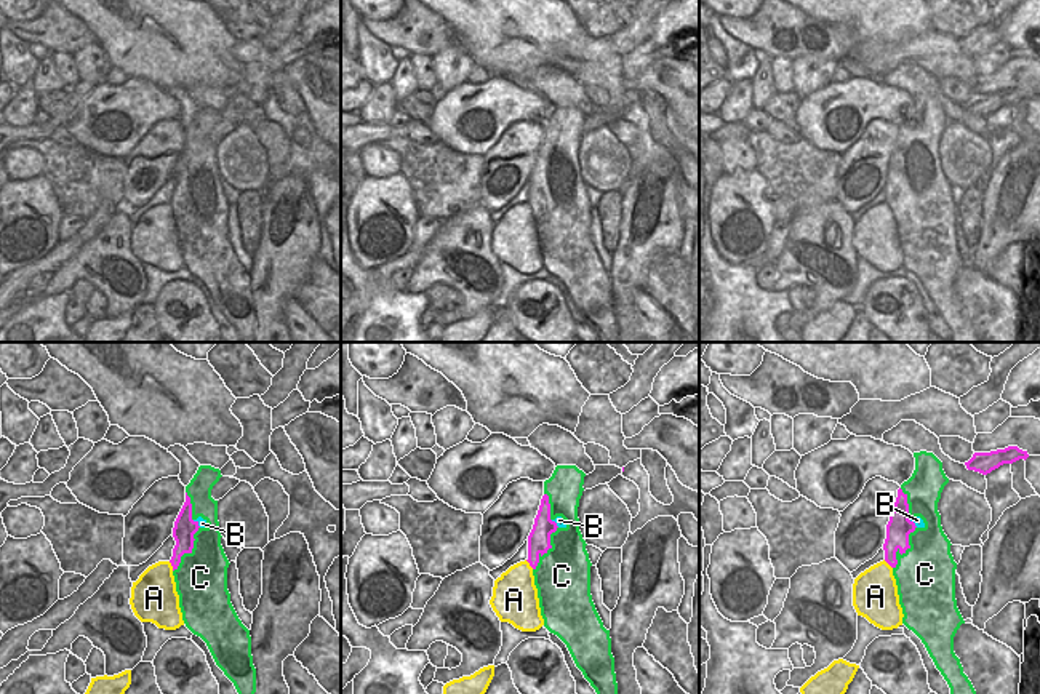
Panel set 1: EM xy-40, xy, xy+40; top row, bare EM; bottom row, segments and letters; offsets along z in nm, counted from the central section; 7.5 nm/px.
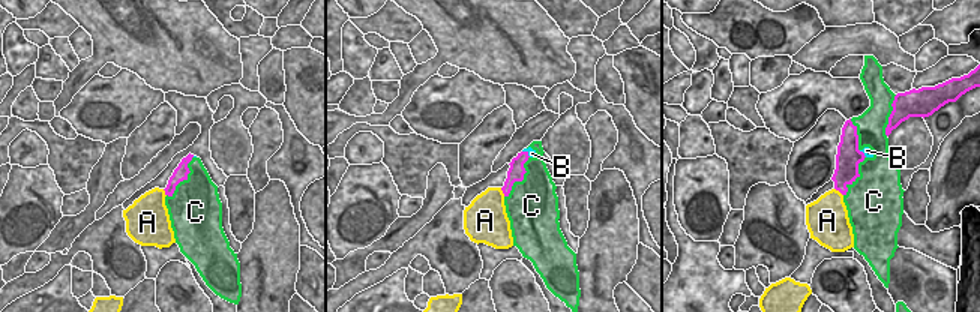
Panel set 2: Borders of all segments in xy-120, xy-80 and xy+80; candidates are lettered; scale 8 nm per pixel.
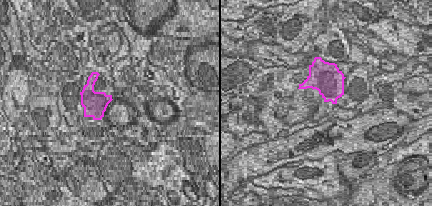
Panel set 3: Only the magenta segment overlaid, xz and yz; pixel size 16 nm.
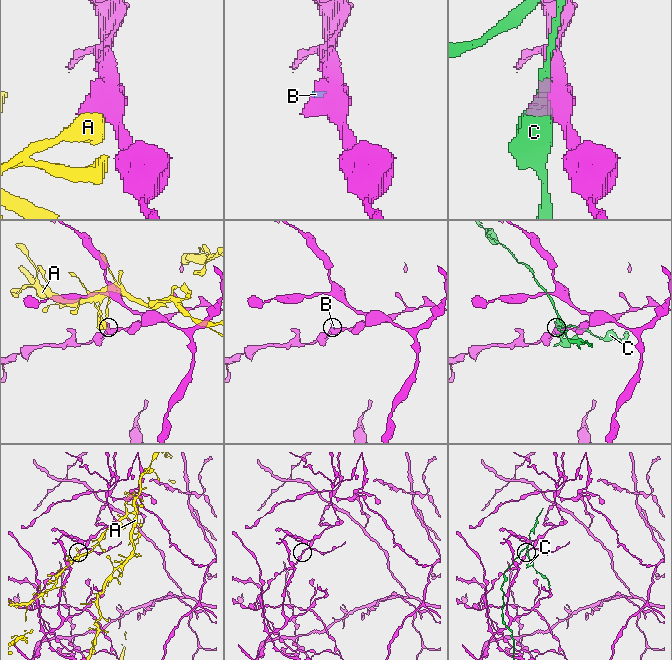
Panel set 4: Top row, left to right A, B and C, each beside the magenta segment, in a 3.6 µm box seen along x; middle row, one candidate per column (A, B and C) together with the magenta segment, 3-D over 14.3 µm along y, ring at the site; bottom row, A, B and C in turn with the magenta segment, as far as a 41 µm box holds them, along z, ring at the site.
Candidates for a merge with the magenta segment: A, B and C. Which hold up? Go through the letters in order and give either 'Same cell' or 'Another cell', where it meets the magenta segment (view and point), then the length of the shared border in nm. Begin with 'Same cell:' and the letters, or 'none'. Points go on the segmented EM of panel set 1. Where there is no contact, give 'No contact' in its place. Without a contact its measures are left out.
Same cell: none
A: Another cell. Touches magenta at xy-40 (172, 565). Shared border 80 nm
B: Another cell. Touches magenta at xy-40 (197, 523). Shared border 90 nm
C: Another cell. Touches magenta at xy+40 (904, 550). Shared border 360 nm.

